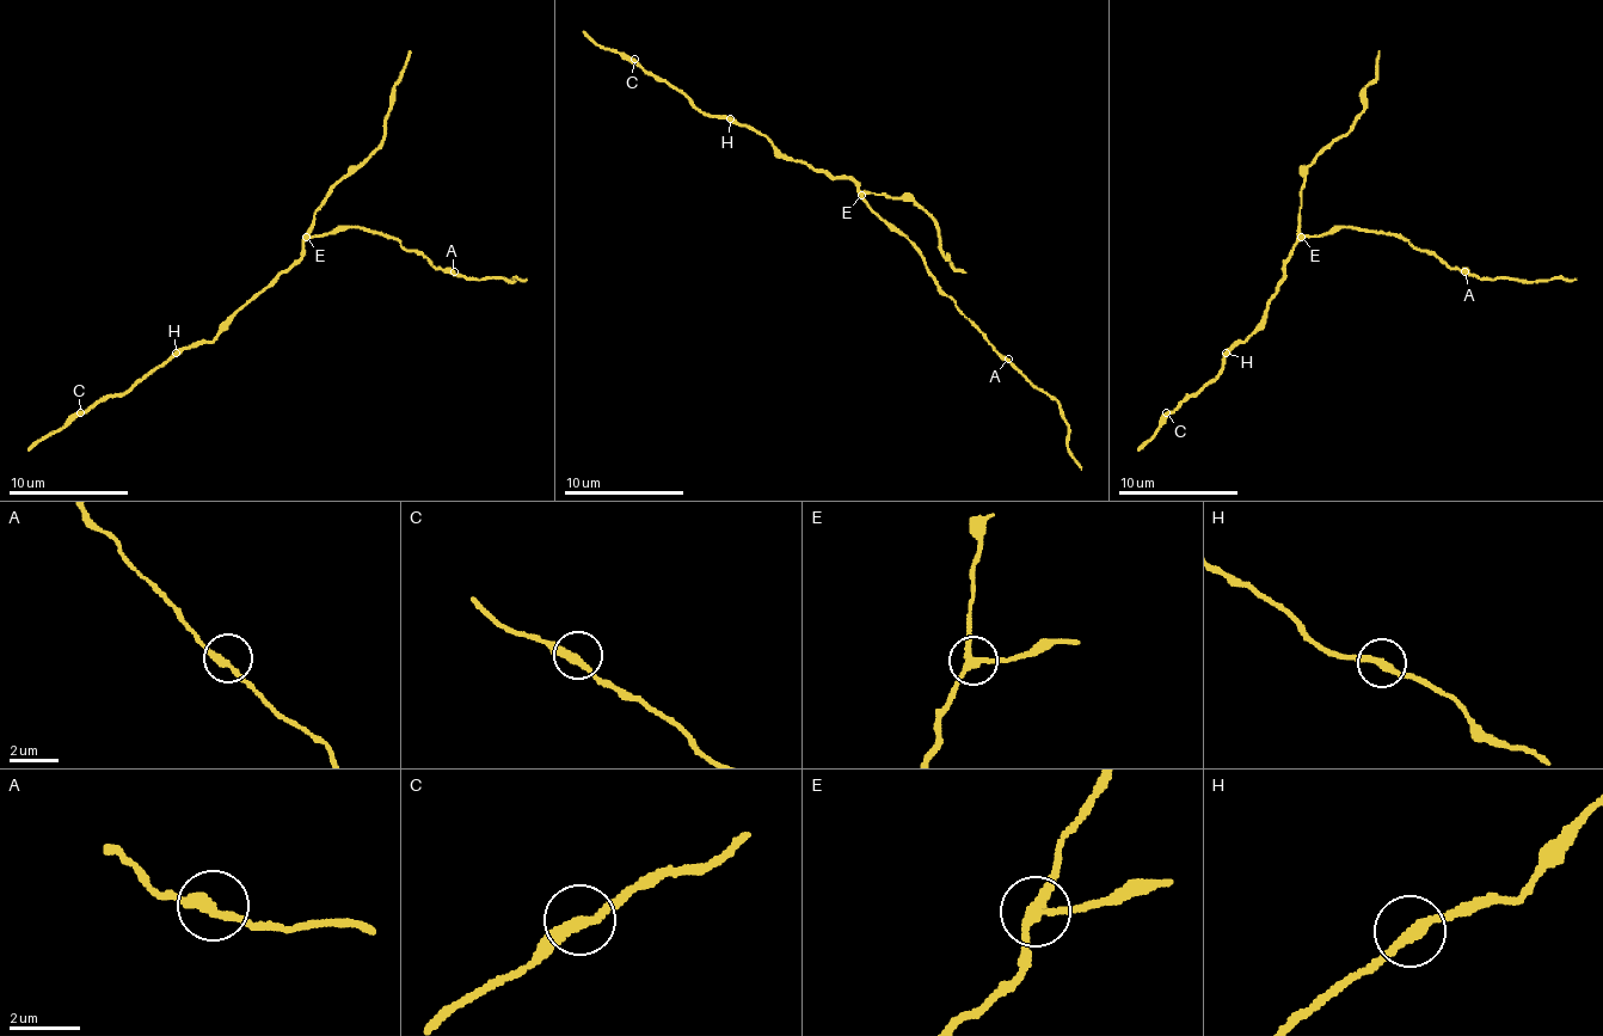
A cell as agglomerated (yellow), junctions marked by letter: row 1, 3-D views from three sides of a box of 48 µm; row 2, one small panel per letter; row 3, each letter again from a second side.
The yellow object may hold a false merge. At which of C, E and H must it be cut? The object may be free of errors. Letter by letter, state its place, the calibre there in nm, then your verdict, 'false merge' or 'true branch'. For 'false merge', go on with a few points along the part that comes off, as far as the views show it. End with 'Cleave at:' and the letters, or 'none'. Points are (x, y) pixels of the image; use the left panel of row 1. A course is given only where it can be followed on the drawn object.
C: place (80, 412); calibre 320 nm; true branch
E: place (306, 237); calibre 240 nm; false merge; course (307, 235), (358, 226), (382, 232), (418, 251), (438, 269), (504, 281), (526, 277)
H: place (176, 353); calibre 280 nm; true branch
Cleave at: E

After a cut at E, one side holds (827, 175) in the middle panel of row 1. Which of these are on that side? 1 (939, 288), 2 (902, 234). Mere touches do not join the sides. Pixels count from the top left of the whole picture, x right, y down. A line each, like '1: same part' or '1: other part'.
1: other part
2: other part

